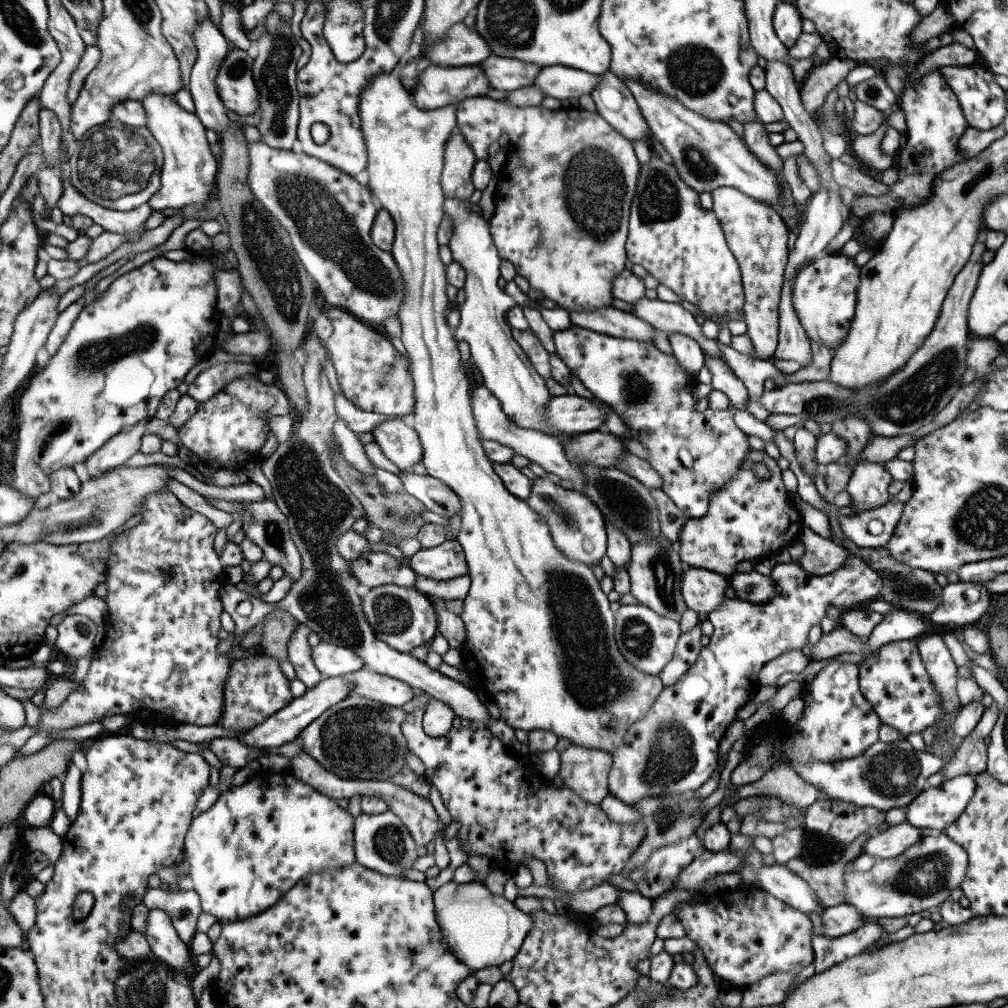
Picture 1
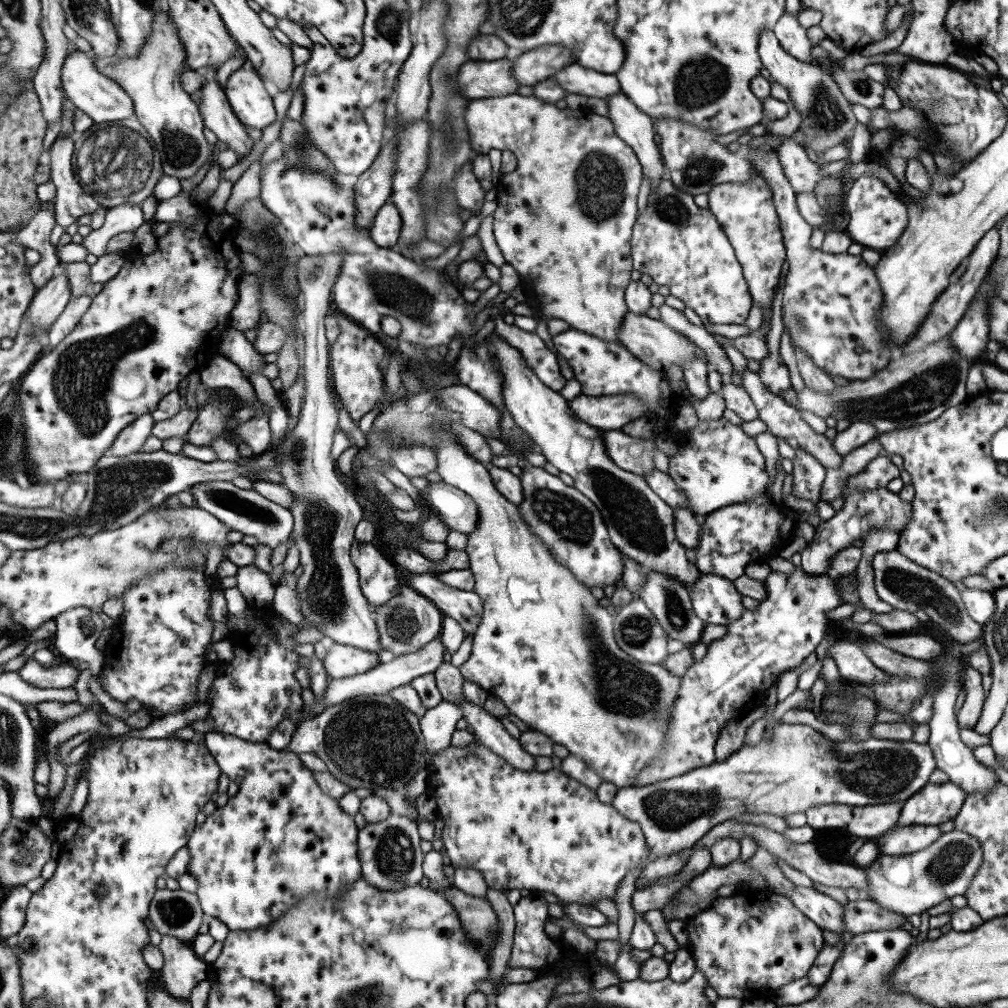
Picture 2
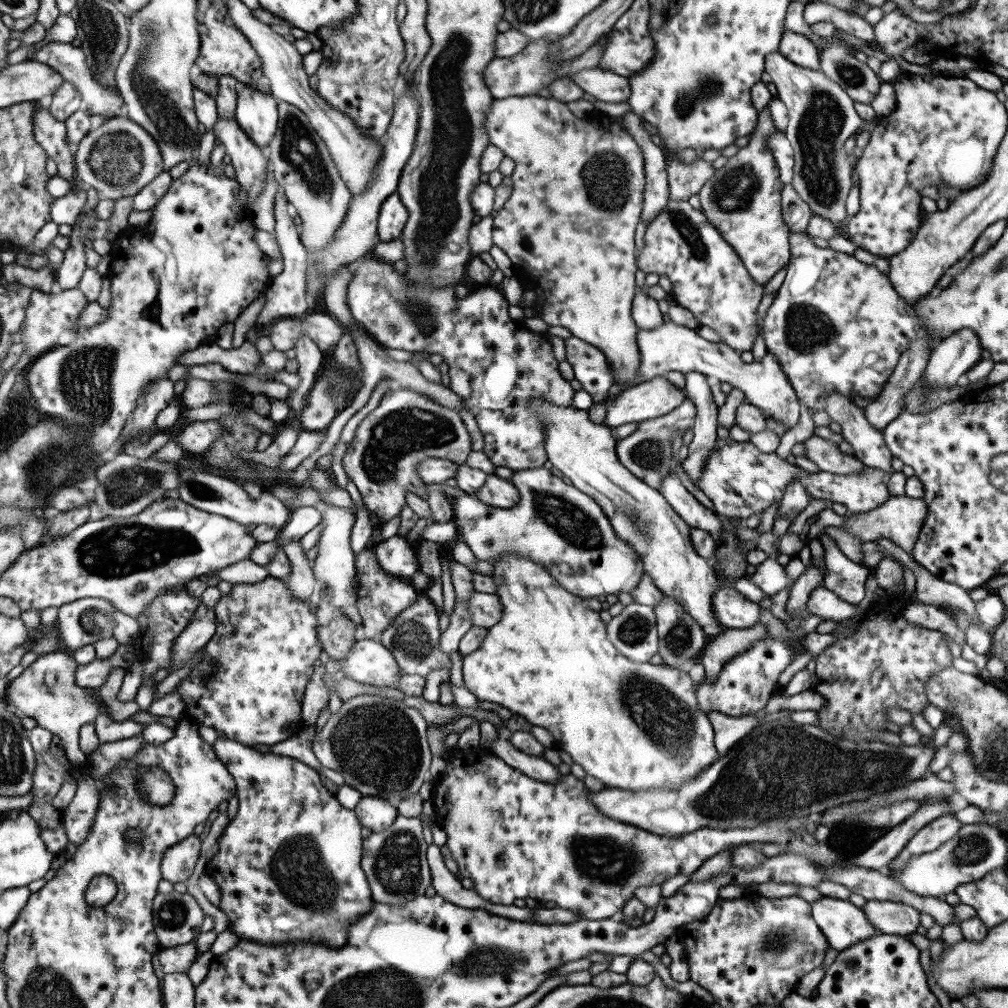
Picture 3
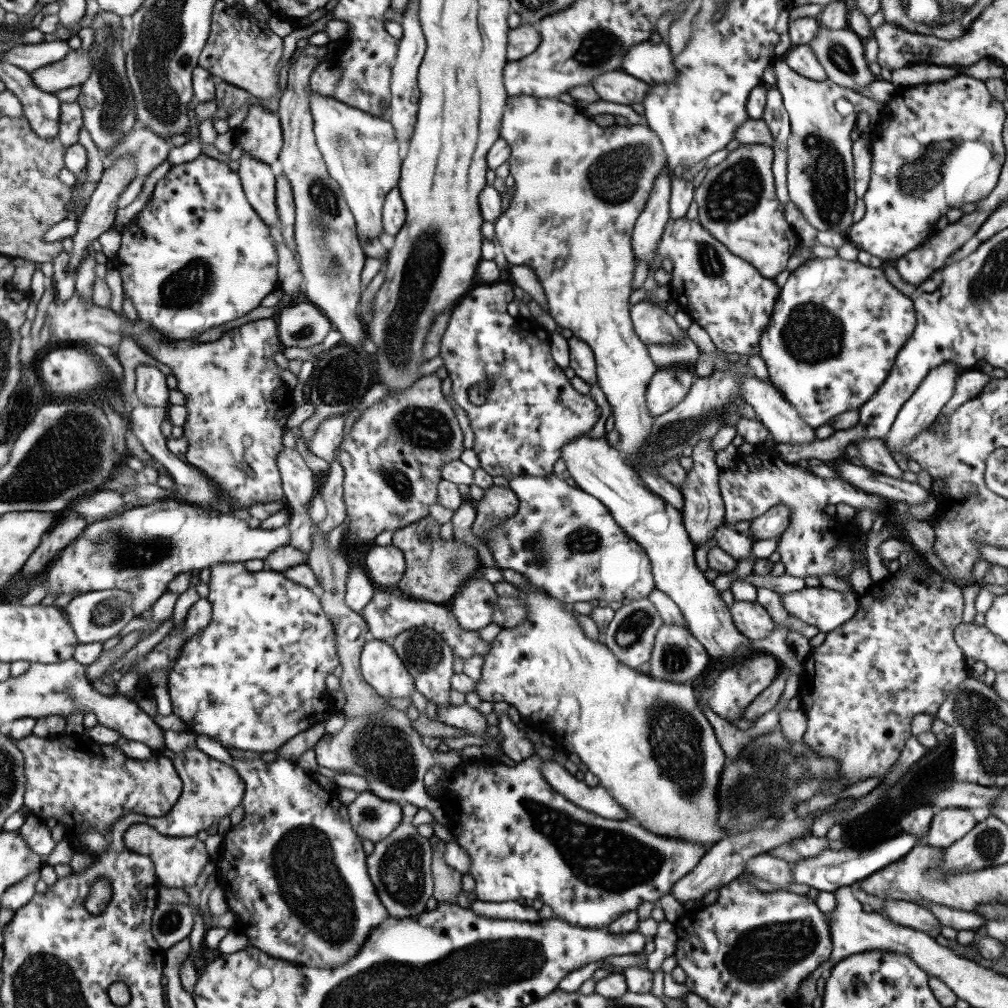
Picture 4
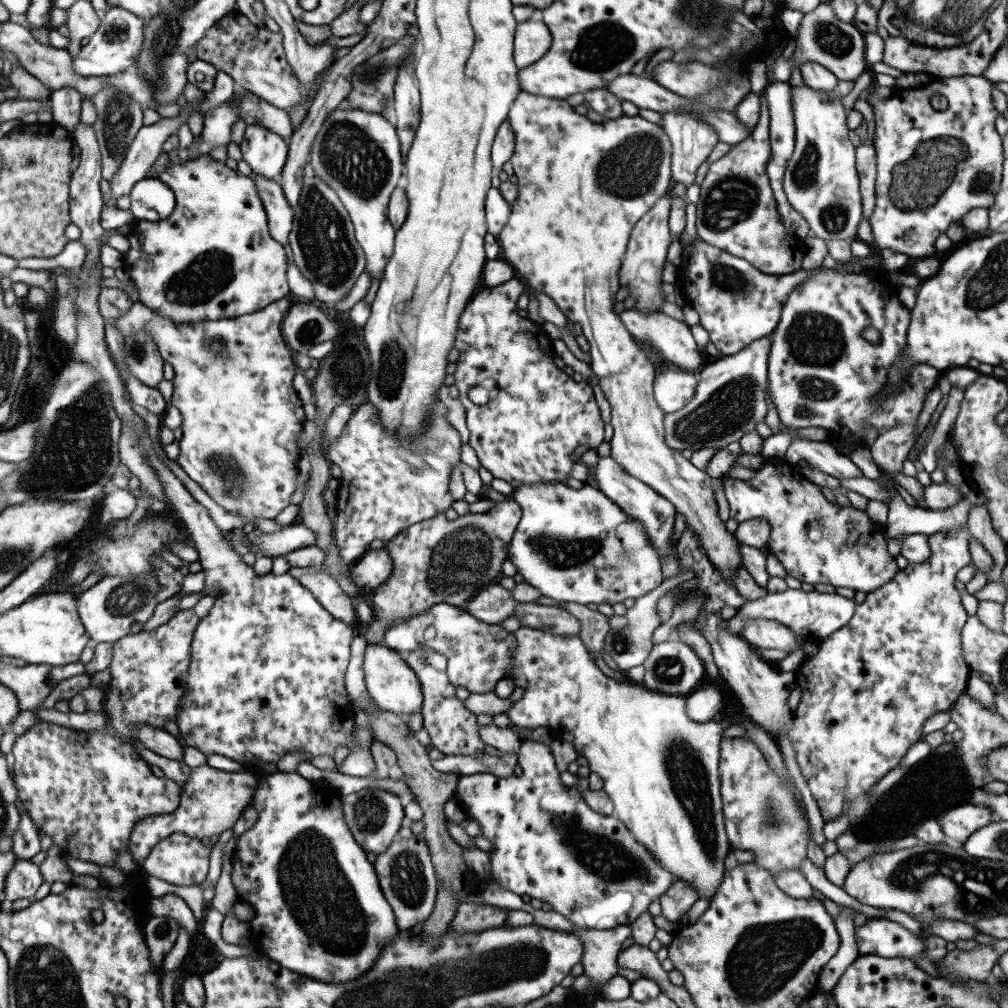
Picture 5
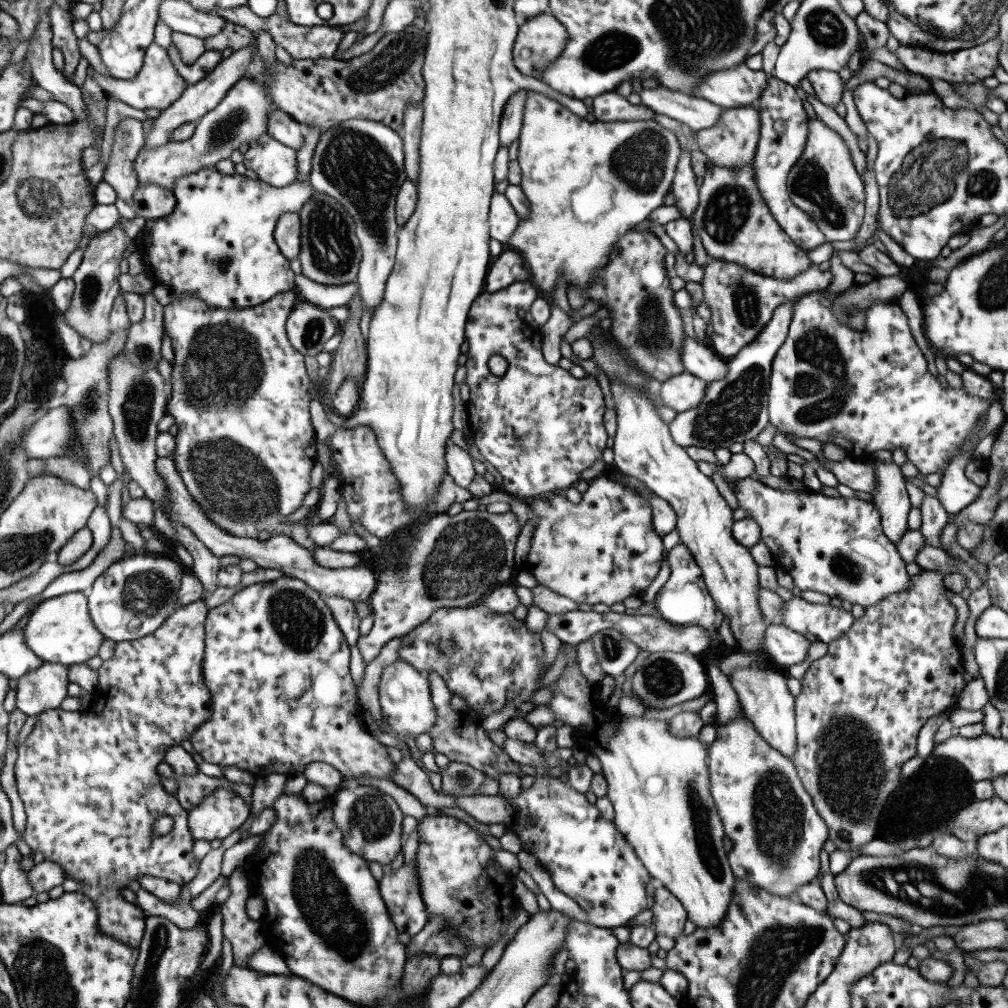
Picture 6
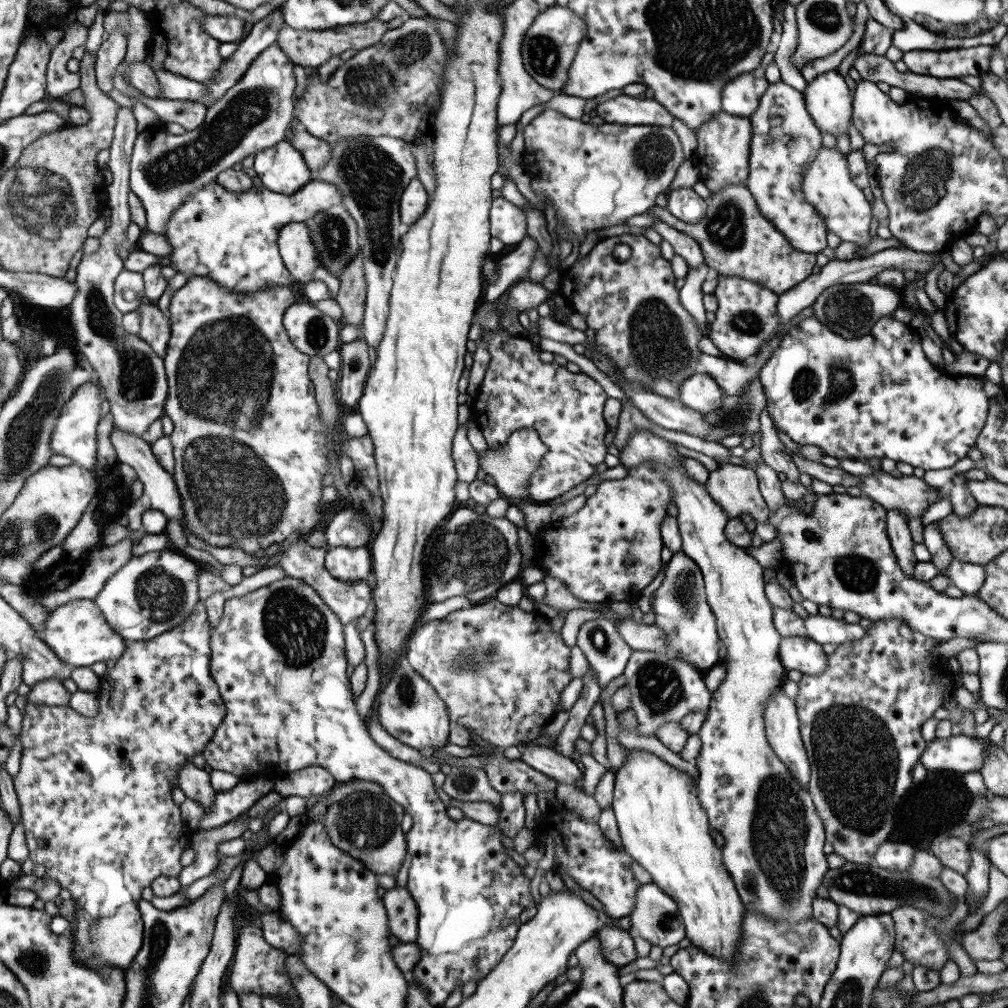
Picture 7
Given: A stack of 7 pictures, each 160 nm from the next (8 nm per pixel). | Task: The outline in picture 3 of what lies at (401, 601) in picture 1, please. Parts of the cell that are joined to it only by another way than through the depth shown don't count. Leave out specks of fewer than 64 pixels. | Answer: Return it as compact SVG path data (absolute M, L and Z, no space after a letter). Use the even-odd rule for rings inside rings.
M420 593L411 606L400 612L381 632L380 643L391 651L395 664L401 673L415 675L425 678L431 670L446 668L449 673L451 667L449 656L441 652L439 639L440 632L437 627L439 609Z

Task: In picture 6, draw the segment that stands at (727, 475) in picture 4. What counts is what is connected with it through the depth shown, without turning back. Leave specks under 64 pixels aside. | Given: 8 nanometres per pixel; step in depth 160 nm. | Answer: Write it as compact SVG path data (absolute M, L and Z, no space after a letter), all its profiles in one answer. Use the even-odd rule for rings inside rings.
M754 477L739 479L733 493L738 508L743 508L748 514L747 518L759 526L760 540L769 549L774 564L791 576L793 584L800 591L821 592L865 609L890 594L903 592L912 586L895 545L882 534L879 512L871 500L828 497L810 490L803 493L779 490L760 483Z

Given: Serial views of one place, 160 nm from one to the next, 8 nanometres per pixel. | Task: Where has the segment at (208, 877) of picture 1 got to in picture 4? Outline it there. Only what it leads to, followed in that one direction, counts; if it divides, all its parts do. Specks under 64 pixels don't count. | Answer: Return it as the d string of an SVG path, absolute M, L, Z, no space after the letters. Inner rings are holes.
M278 757L269 763L265 763L261 759L249 761L232 759L231 766L245 783L242 801L240 802L244 808L244 817L237 825L231 826L225 836L222 837L223 851L214 861L216 869L214 875L216 884L222 889L225 896L227 909L236 914L233 928L243 933L250 947L258 948L261 952L273 958L295 962L299 966L331 969L351 960L365 943L369 932L377 924L381 924L387 919L388 912L383 908L383 904L379 902L379 898L375 894L375 888L373 888L373 884L371 884L371 880L367 876L366 855L361 849L361 838L351 828L346 804L343 804L338 799L337 795L334 794L334 790L326 790L319 786L315 782L313 775L301 771L293 761L283 760Z

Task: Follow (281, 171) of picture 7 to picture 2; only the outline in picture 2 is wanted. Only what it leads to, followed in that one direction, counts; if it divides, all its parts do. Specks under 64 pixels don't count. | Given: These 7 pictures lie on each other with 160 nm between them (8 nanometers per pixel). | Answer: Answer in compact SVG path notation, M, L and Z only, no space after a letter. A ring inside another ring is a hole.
M248 63L239 67L224 84L223 92L232 108L233 114L241 124L263 130L272 122L275 123L277 116L272 96L256 71L248 66Z

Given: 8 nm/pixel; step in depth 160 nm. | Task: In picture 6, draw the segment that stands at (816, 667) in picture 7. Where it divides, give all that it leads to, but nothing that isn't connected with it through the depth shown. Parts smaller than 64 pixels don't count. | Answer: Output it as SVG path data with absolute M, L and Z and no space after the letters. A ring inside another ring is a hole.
M769 624L765 627L764 642L762 642L764 654L771 666L778 669L784 670L803 662L809 644L809 640L804 636L782 624Z

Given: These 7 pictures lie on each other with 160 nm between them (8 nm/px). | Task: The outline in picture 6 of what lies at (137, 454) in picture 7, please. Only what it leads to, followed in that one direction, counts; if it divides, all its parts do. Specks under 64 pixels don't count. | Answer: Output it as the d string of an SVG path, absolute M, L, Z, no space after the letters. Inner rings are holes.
M172 455L155 460L156 472L166 488L166 498L168 498L168 507L162 510L171 521L179 523L189 528L216 557L233 555L239 558L249 558L255 562L259 570L273 568L281 570L285 576L302 580L309 588L316 590L323 596L340 596L351 602L367 602L370 594L375 590L376 580L374 572L367 565L354 566L353 568L326 569L319 566L312 557L310 550L305 549L295 543L285 534L275 535L259 541L256 538L247 538L246 536L233 536L227 531L221 531L217 525L213 525L205 515L199 505L191 498L188 490L184 487L179 473L174 467Z

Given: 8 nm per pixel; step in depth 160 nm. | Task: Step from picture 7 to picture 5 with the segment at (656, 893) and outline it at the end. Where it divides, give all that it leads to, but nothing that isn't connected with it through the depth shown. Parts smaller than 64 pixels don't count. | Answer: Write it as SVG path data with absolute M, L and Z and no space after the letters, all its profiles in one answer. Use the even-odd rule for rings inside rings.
M682 881L673 882L661 897L661 915L670 923L679 921L679 918L685 914L695 901L699 899L697 891Z

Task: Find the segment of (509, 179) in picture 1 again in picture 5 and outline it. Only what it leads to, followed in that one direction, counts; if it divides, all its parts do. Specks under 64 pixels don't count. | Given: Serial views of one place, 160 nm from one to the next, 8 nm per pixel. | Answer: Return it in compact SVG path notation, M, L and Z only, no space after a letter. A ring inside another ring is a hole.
M521 90L511 103L506 120L514 134L514 149L509 161L512 164L513 174L517 178L516 186L518 191L517 198L510 203L510 213L507 222L498 235L498 239L501 243L500 252L503 254L502 258L512 266L513 270L517 270L517 272L525 277L527 286L548 296L556 304L556 308L559 308L566 318L569 318L571 322L575 322L575 324L581 326L581 334L586 338L590 346L588 350L591 361L589 368L595 378L597 378L597 384L599 384L599 388L601 392L603 392L605 400L607 400L611 408L611 420L609 425L613 427L613 434L611 440L608 442L611 446L610 458L615 460L629 476L633 476L633 478L640 480L643 484L652 488L659 496L663 496L665 500L668 500L674 506L675 513L679 513L685 519L685 527L687 527L698 540L698 543L702 546L702 550L705 551L705 556L709 559L709 562L714 566L718 574L721 575L724 583L732 586L732 576L734 572L742 566L742 560L734 535L730 535L727 532L724 523L721 522L719 516L717 516L718 508L711 484L712 478L709 478L709 475L705 474L705 471L695 468L693 464L690 464L689 460L683 458L679 451L668 448L665 442L663 442L664 414L657 407L652 396L652 383L655 377L655 368L651 360L647 357L647 354L637 346L637 342L633 341L634 337L631 337L631 334L625 330L622 322L619 320L618 314L612 309L615 303L613 300L614 294L620 287L617 280L617 269L621 264L621 259L624 255L631 229L657 200L666 194L665 192L667 192L667 188L669 188L669 182L671 182L670 140L659 126L659 123L653 120L645 120L641 115L626 116L622 114L615 120L606 119L603 124L593 124L586 116L579 114L575 108L570 106L565 99L537 96L533 93Z

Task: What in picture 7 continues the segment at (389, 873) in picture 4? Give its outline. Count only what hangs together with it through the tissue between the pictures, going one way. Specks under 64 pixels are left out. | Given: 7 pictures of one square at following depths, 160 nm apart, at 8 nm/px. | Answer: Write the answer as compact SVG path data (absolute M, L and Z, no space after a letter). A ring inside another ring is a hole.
M397 886L387 890L381 898L386 910L387 929L399 943L413 943L417 939L418 912L407 889Z

